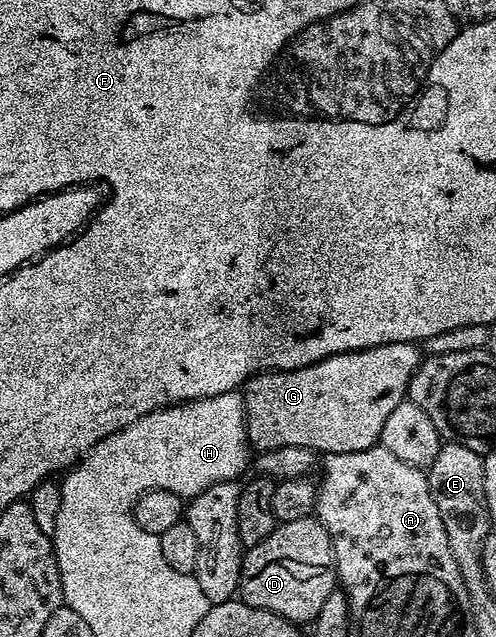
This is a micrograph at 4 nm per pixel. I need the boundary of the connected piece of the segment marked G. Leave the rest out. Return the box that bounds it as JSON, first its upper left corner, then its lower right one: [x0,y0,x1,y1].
[246,342,424,455]

